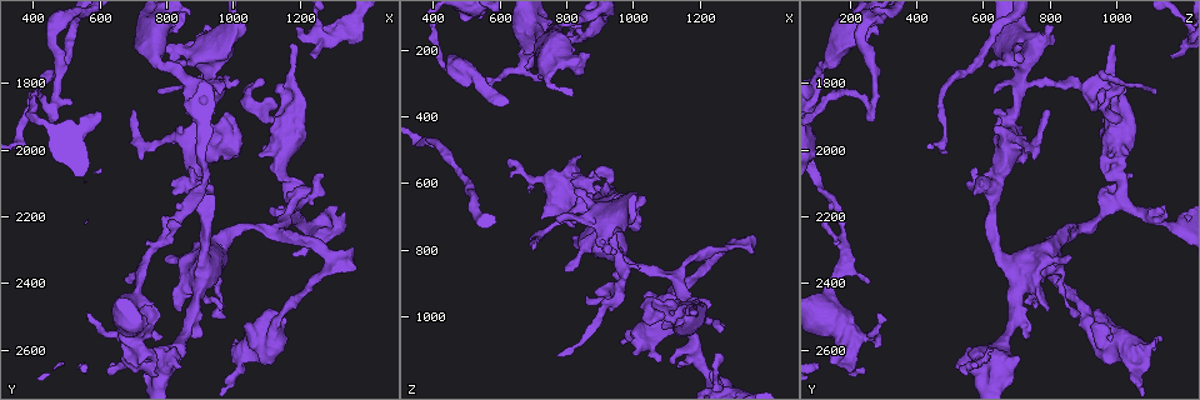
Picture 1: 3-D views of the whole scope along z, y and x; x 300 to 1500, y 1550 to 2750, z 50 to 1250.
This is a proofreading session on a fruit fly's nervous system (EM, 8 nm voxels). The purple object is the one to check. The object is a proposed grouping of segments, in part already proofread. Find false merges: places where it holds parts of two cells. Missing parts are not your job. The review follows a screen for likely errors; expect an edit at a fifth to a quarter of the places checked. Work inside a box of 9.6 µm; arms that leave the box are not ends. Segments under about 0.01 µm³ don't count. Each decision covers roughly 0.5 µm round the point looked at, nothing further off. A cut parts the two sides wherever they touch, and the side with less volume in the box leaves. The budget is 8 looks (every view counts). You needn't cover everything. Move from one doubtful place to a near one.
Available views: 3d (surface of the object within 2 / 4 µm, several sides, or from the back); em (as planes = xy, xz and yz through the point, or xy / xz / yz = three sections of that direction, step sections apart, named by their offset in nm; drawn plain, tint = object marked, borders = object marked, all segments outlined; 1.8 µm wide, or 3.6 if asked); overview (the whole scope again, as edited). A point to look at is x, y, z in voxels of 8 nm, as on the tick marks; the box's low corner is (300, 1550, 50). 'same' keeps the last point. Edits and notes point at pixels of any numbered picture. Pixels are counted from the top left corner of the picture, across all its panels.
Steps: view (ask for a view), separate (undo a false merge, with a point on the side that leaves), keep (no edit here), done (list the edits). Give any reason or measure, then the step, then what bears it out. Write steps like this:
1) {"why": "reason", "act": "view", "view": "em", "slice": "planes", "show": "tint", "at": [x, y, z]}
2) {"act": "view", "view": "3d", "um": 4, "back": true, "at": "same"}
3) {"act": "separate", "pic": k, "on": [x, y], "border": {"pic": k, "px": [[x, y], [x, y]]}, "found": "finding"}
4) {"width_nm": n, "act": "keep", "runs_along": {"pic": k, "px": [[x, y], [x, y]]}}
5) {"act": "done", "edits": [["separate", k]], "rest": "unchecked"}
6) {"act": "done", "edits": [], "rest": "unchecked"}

{"act": "view", "view": "3d", "um": 4, "at": [450, 1880, 260]}

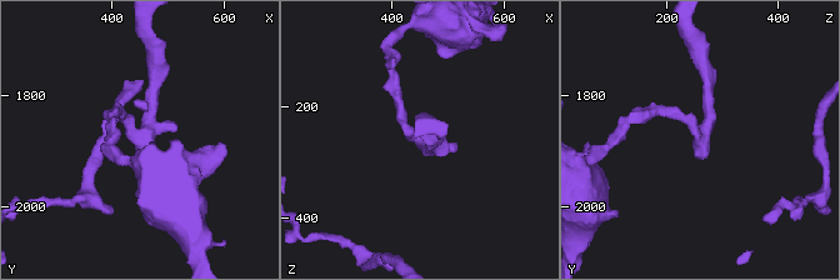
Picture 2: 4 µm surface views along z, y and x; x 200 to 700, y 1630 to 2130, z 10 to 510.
{"act": "view", "view": "em", "slice": "planes", "show": "plain", "at": [455, 1875, 260]}

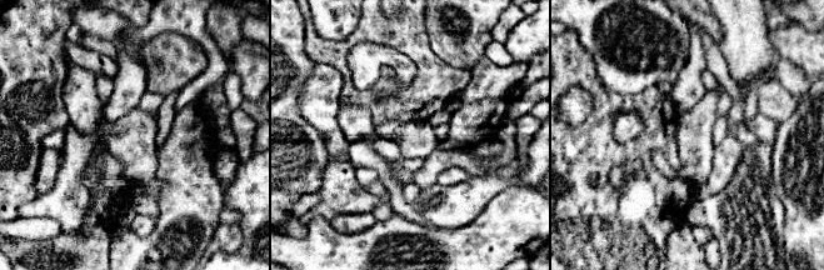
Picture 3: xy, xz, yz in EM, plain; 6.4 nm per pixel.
{"why": "where the object lies", "act": "view", "view": "em", "slice": "planes", "show": "tint", "at": "same"}

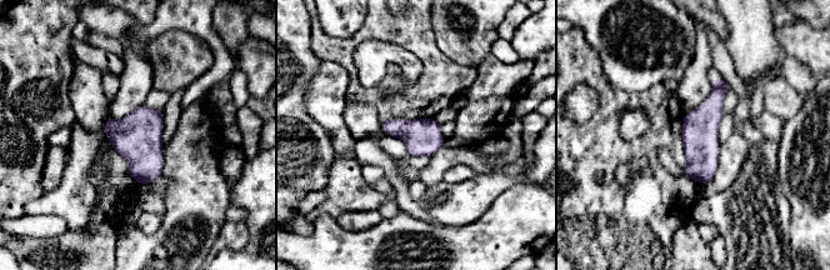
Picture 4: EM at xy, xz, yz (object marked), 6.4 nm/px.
{"width_nm": 240, "act": "keep", "found": "one cell here"}

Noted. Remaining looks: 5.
{"why": "four or more arms meet", "act": "view", "view": "3d", "um": 4, "at": [1180, 2160, 1000]}

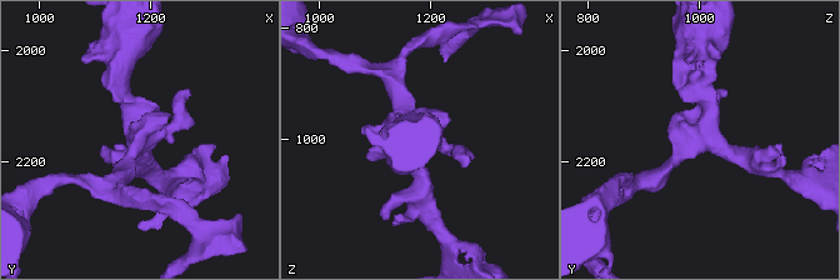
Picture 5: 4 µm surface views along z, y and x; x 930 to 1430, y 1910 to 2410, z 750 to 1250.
{"act": "view", "view": "em", "um": 3.6, "slice": "planes", "show": "tint", "at": [1180, 2155, 1000]}

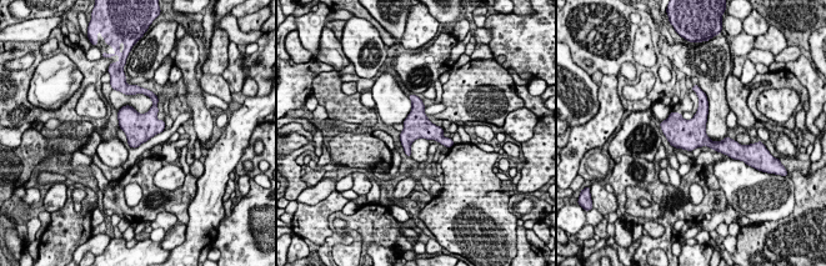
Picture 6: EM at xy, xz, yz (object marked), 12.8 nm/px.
{"act": "keep", "found": "one cell here"}

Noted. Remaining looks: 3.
{"why": "thick turns thin", "act": "view", "view": "em", "um": 3.6, "slice": "xz", "step": 4, "show": "tint", "at": [880, 2390, 740]}

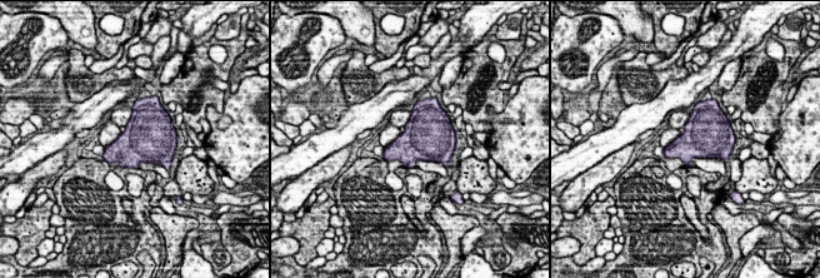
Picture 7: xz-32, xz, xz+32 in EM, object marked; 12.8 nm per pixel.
{"why": "another direction", "act": "view", "view": "em", "um": 3.6, "slice": "planes", "show": "borders", "at": "same"}

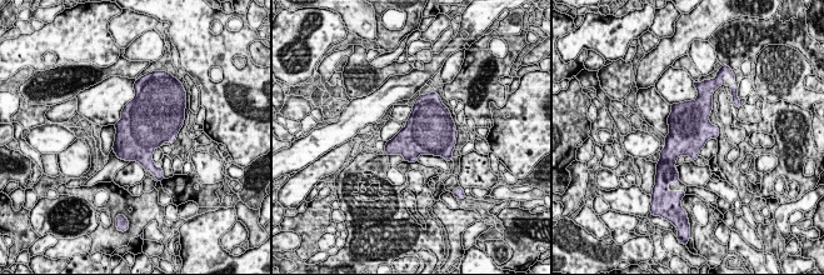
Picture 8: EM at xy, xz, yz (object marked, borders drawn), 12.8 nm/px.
{"width_nm": 500, "act": "keep", "found": "one cell here"}

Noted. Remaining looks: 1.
{"act": "done", "edits": [], "rest": "unchecked"}

